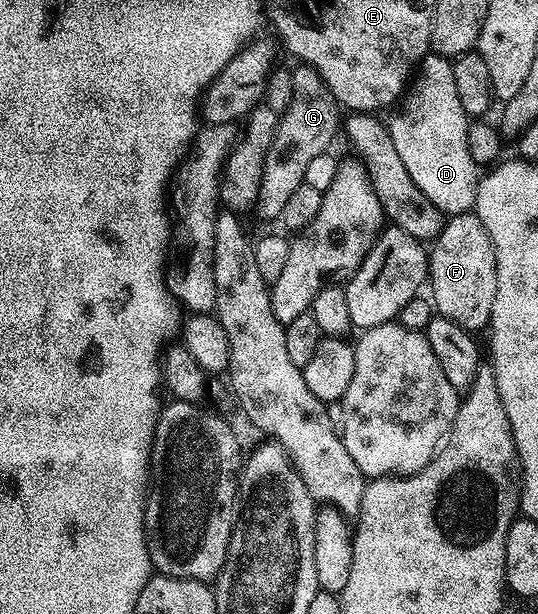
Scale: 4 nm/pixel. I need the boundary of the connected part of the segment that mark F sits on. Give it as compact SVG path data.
M471 211L450 216L439 238L429 247L429 292L433 307L442 318L479 333L491 321L493 301L497 297L497 261L495 250L485 233L485 225Z

